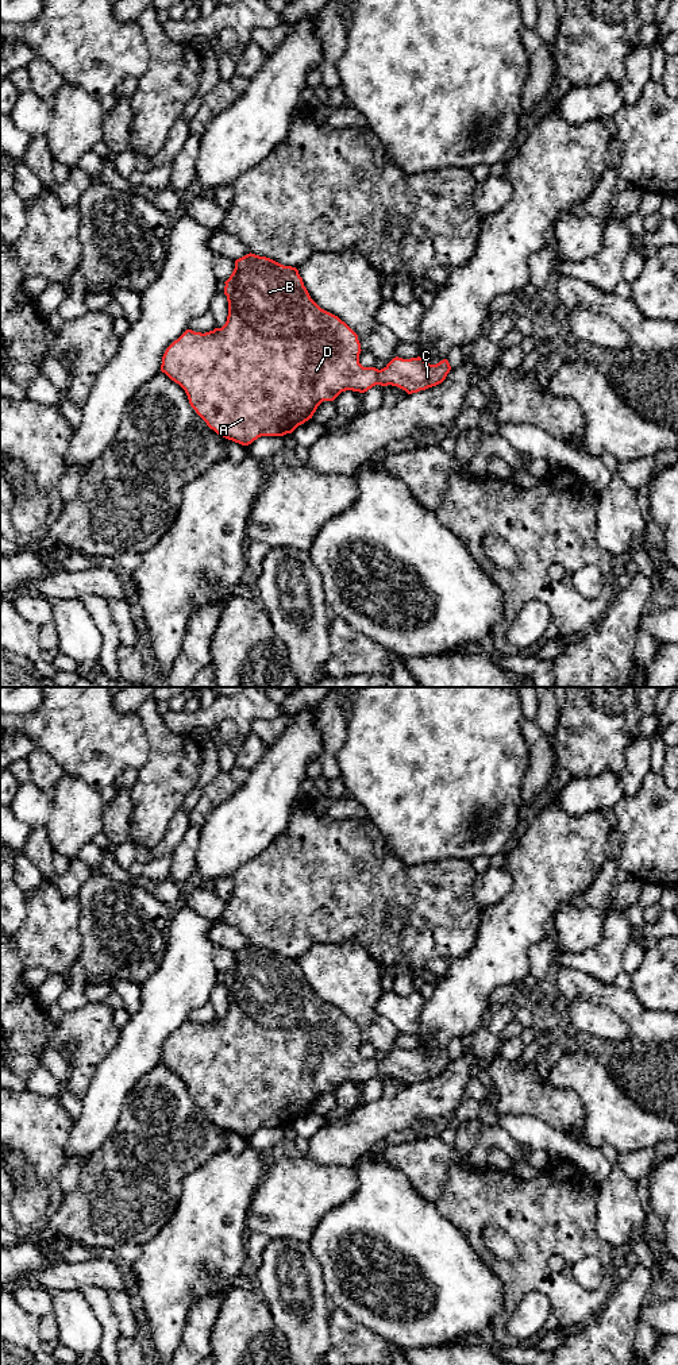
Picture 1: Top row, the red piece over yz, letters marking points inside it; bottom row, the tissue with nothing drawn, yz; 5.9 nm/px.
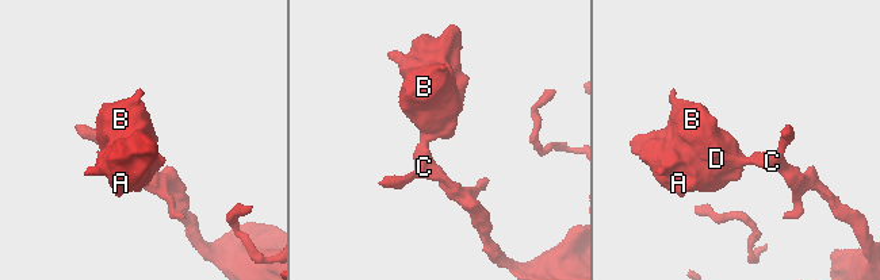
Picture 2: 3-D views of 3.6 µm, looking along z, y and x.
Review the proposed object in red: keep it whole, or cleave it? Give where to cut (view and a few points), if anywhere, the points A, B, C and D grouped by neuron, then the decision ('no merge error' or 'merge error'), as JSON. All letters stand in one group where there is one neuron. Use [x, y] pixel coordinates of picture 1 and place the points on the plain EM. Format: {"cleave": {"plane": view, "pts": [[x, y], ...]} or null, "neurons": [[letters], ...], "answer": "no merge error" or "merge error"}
{"cleave": null, "neurons": [["A", "B", "C", "D"]], "answer": "no merge error"}

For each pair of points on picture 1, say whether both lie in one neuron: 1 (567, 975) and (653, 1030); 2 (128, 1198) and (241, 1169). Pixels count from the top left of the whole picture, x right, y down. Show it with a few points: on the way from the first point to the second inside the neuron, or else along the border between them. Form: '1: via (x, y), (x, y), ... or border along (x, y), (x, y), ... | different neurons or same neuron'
1: via (589, 987), (617, 998), (631, 1010) | same neuron
2: border along (204, 1163), (184, 1178), (181, 1196), (173, 1215) | different neurons

